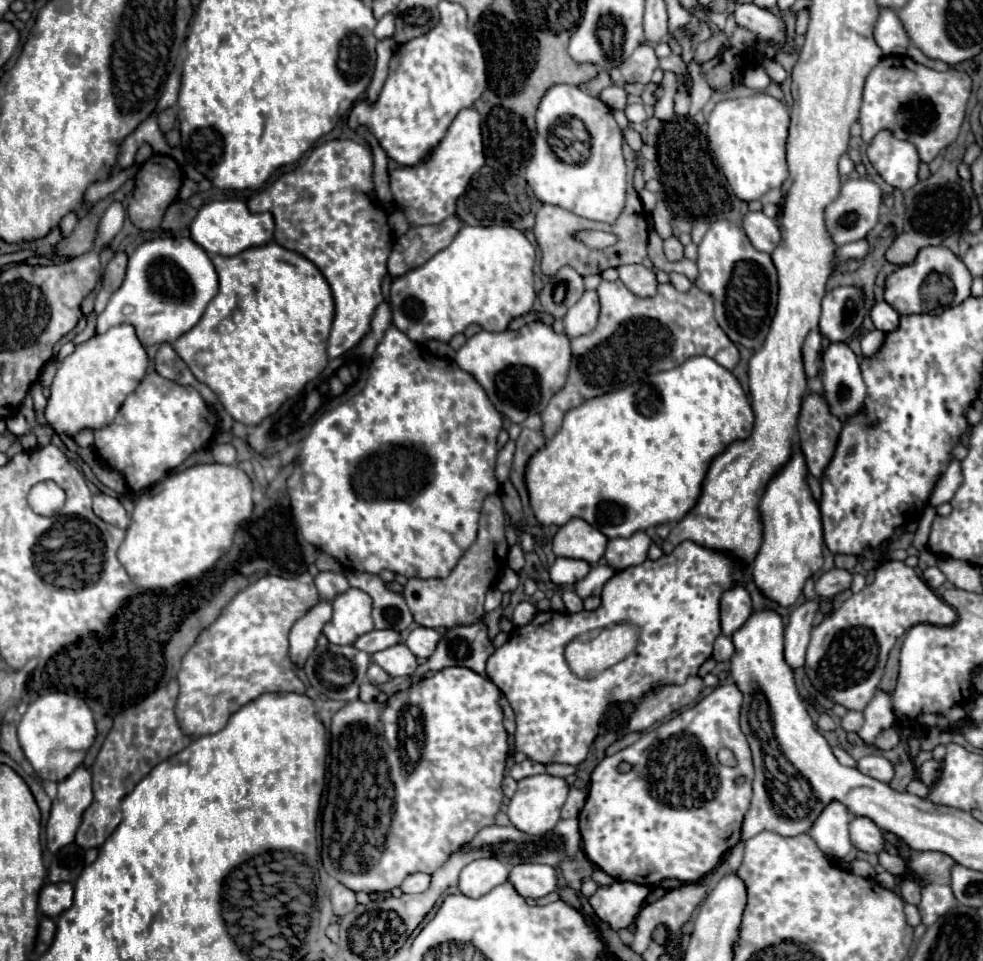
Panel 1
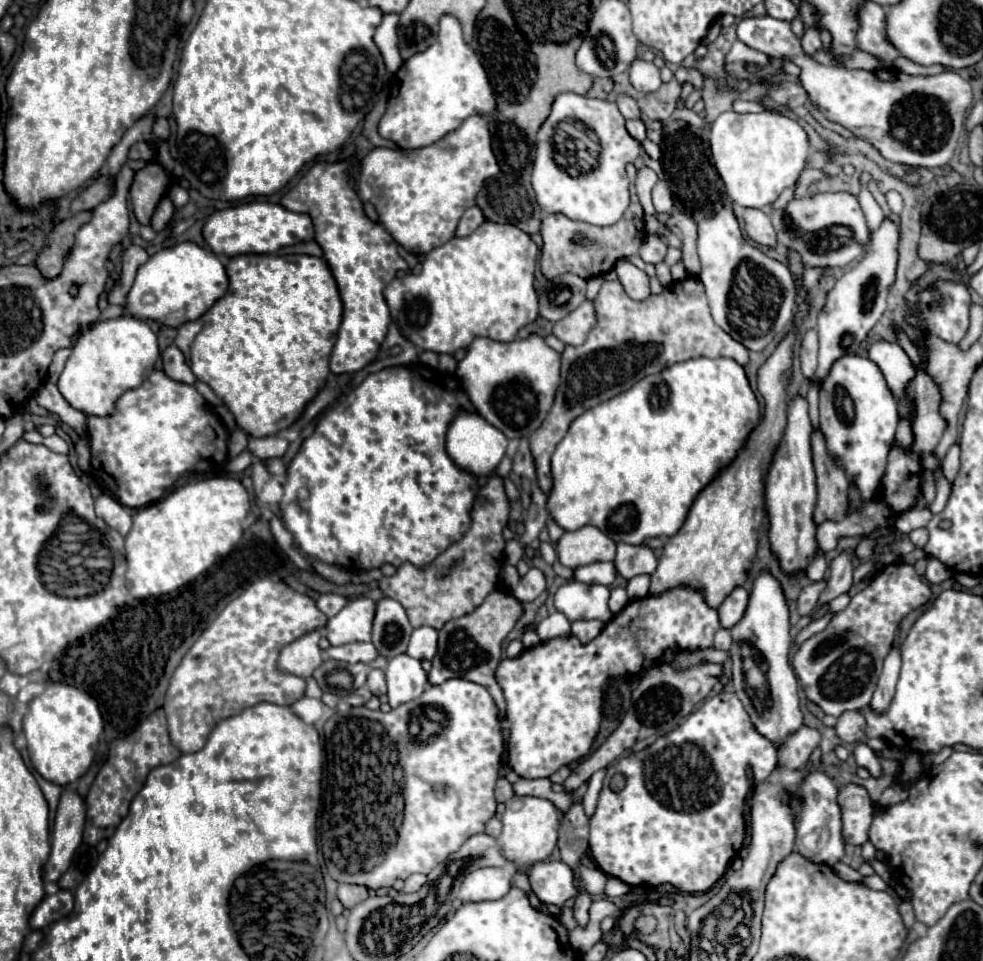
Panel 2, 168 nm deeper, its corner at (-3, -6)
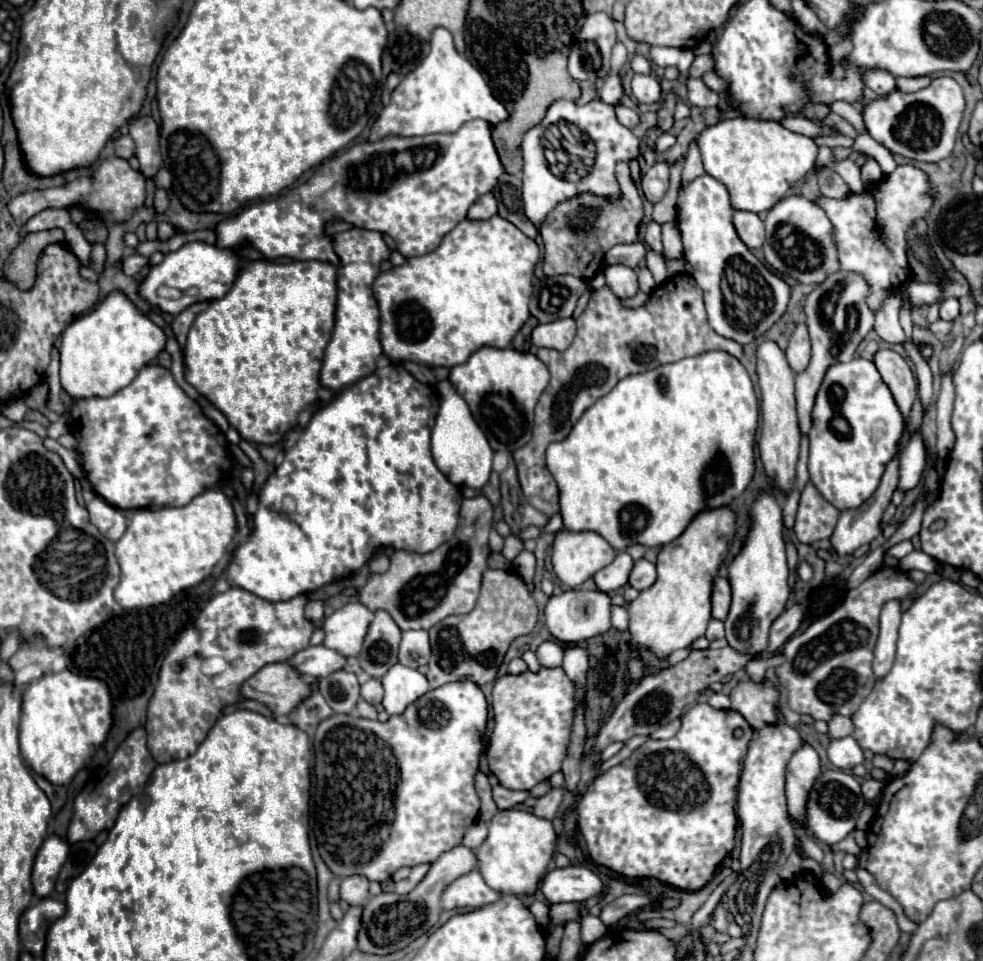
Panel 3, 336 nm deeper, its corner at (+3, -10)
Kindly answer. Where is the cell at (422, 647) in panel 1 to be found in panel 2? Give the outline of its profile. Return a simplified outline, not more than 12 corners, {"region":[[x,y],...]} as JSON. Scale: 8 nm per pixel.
{"region":[[417,627],[407,655],[431,661],[437,651],[437,631]]}

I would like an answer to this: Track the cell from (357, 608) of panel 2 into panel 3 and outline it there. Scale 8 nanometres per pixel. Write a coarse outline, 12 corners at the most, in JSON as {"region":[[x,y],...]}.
{"region":[[359,601],[325,617],[323,645],[353,657],[373,613]]}

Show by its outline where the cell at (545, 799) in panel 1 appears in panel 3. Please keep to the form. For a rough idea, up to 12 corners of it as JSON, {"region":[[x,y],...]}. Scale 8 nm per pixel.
{"region":[[497,811],[475,849],[501,893],[533,893],[555,853],[549,819]]}

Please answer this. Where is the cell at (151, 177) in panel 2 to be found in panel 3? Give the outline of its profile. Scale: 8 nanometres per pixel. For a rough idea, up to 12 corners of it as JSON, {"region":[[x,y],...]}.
{"region":[[125,159],[93,177],[9,201],[17,225],[47,207],[83,205],[125,221],[145,203],[145,177]]}

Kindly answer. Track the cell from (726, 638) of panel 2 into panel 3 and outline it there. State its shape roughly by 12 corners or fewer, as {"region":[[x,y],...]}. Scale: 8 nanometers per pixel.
{"region":[[717,619],[709,621],[705,637],[709,641],[721,639],[723,623]]}

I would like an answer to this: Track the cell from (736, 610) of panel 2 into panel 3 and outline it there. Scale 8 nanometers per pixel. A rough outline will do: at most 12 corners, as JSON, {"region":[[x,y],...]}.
{"region":[[715,577],[713,619],[725,621],[731,603],[729,581]]}

